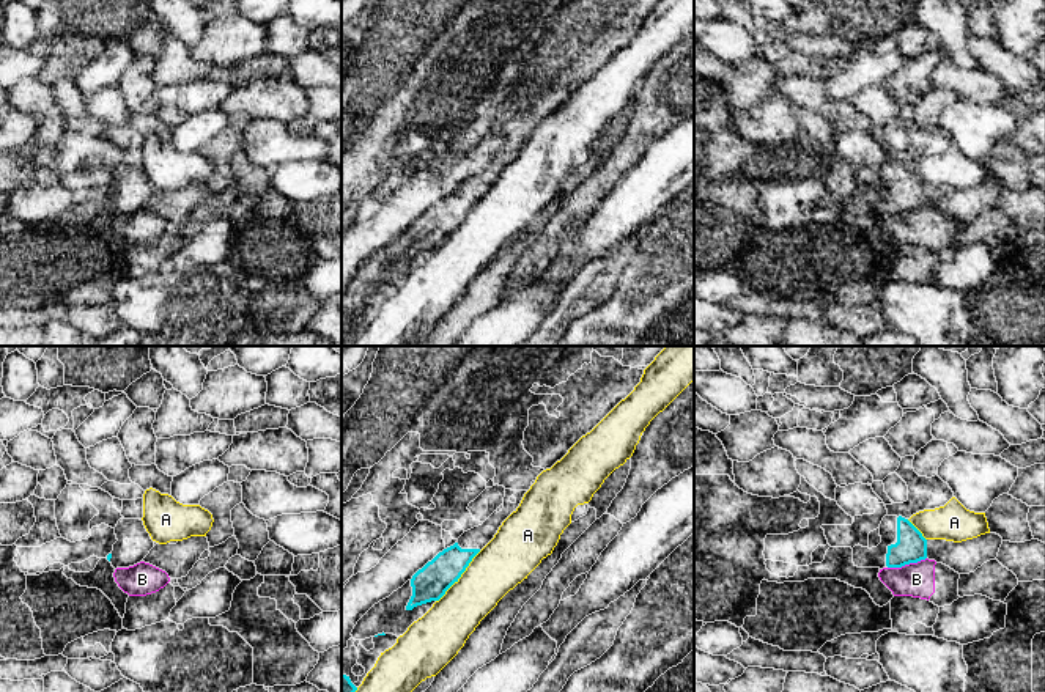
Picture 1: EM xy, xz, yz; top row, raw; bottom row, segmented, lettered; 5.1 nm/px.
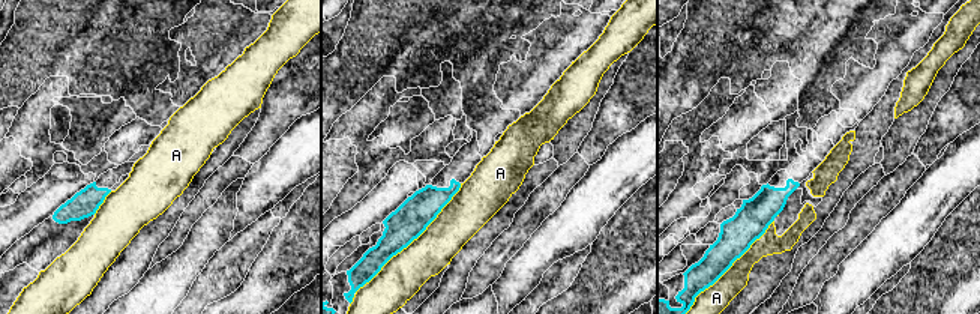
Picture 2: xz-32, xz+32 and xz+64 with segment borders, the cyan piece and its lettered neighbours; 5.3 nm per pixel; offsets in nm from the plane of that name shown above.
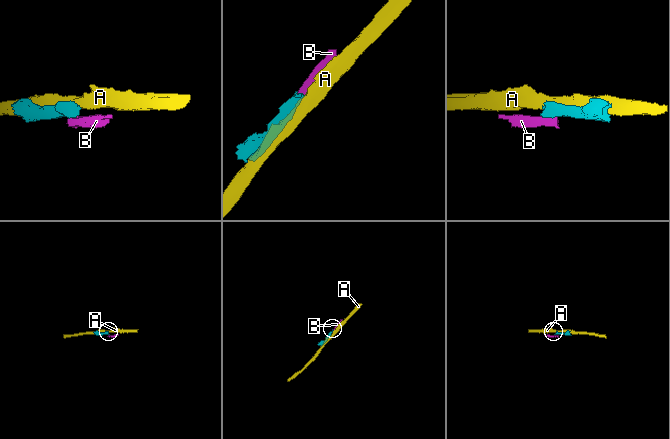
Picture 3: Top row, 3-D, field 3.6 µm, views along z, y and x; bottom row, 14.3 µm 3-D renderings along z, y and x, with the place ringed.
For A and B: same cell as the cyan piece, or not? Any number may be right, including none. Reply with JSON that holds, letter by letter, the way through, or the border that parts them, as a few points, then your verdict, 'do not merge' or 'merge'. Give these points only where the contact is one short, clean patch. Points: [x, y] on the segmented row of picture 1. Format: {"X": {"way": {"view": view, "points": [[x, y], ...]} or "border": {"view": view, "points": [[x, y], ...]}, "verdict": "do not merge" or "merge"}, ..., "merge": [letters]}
{"A": {"verdict": "do not merge"}, "B": {"border": {"view": "yz", "points": [[926, 557], [888, 568]]}, "verdict": "do not merge"}, "merge": []}

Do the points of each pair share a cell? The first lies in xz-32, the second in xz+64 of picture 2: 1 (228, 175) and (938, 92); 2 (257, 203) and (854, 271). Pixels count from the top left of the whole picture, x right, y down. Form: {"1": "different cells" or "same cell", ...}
{"1": "different cells", "2": "same cell"}

